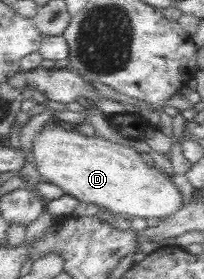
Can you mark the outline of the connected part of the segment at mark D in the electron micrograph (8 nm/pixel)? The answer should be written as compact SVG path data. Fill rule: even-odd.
M55 120L43 126L33 140L33 157L41 179L59 185L76 200L109 209L109 217L157 219L175 217L184 206L179 188L154 166L145 164L142 153L95 135L84 136Z

